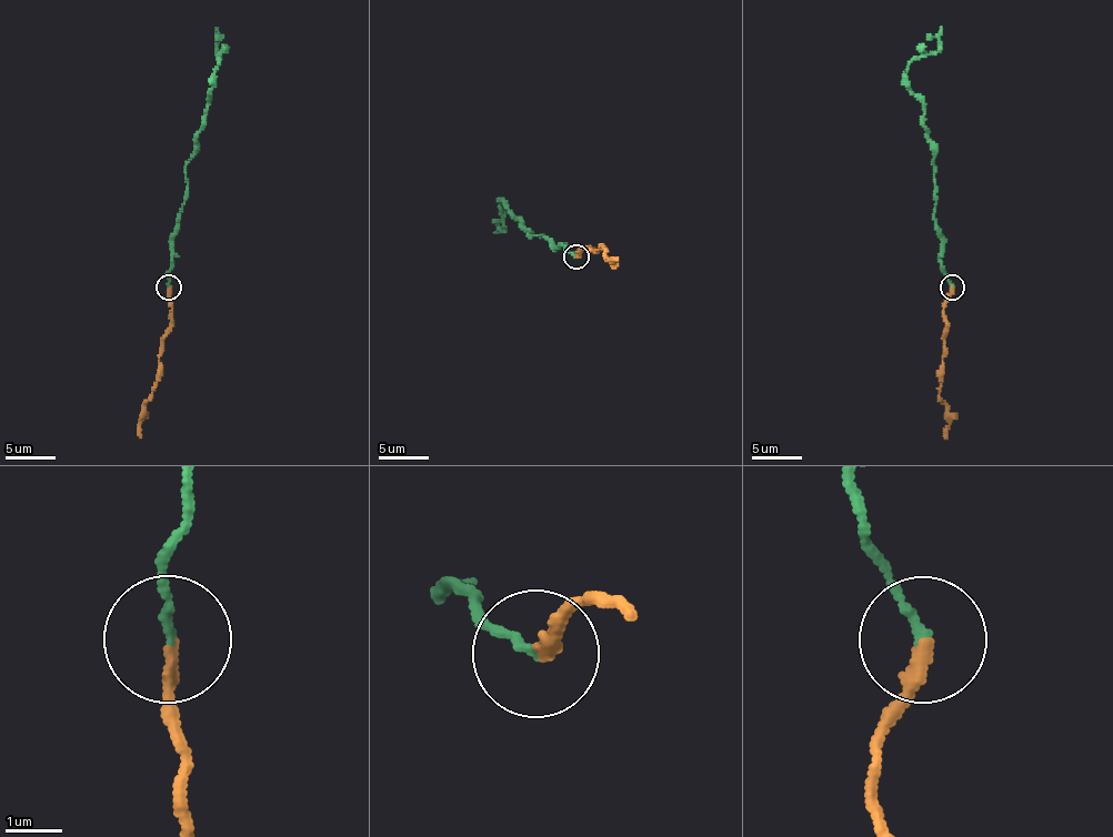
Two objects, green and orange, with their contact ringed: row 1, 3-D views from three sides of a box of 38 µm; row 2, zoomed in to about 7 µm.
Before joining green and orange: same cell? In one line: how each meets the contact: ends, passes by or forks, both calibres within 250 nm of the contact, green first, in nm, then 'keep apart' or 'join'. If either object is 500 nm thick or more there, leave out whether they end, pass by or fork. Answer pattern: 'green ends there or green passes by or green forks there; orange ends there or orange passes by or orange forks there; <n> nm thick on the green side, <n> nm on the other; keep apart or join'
green ends there; orange ends there; 150 nm thick on the green side, 240 nm on the other; join

